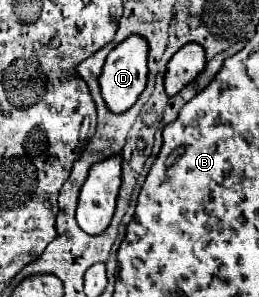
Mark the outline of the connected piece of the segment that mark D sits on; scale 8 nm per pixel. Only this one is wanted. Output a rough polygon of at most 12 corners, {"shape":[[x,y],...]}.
{"shape":[[129,35],[99,77],[111,111],[127,111],[147,85],[149,45]]}

